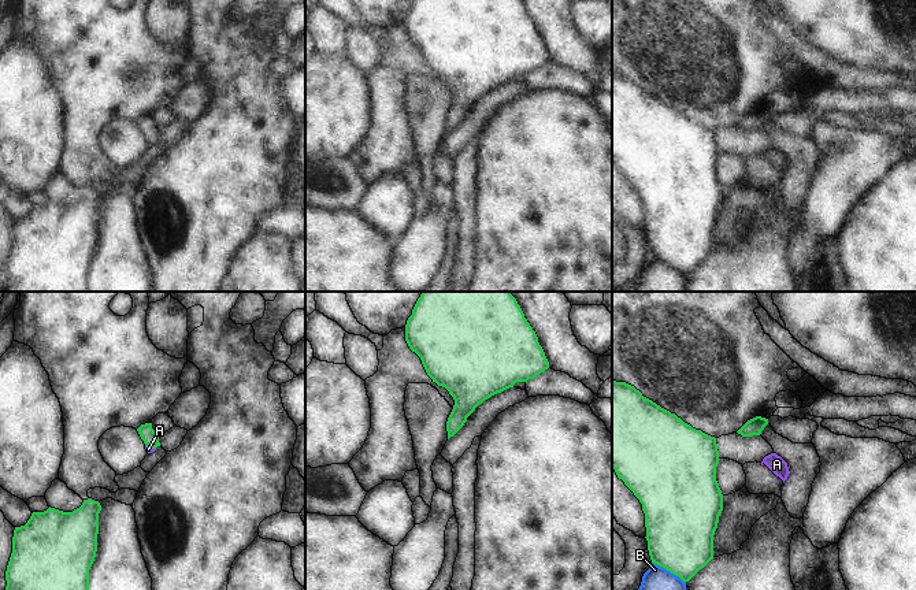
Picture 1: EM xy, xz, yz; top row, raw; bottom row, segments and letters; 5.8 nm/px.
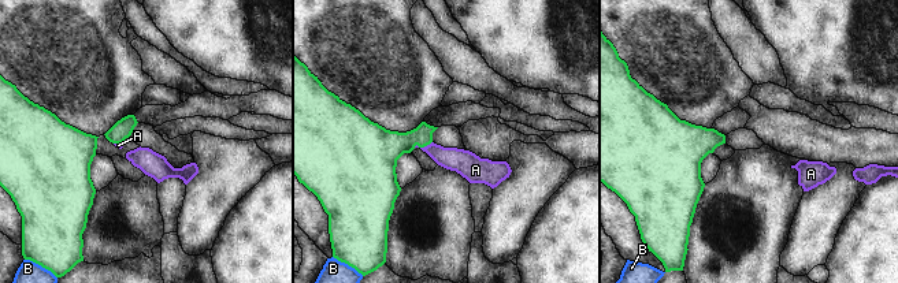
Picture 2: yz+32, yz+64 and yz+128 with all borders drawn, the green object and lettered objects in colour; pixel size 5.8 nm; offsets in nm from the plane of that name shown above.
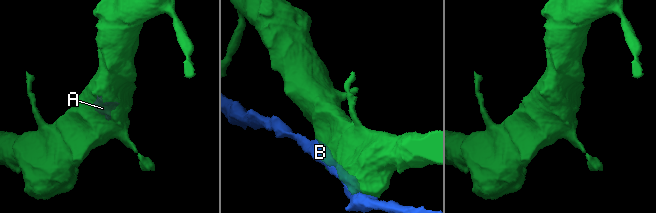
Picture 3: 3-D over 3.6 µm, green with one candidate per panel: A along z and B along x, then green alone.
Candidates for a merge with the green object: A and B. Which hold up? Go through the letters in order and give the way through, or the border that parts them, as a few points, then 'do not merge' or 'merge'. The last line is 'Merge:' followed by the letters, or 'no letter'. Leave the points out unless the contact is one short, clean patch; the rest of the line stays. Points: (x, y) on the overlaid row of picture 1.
A: runs through xy (147, 433), (151, 438), (151, 448), (148, 449); merge
B: do not merge
Merge: A

